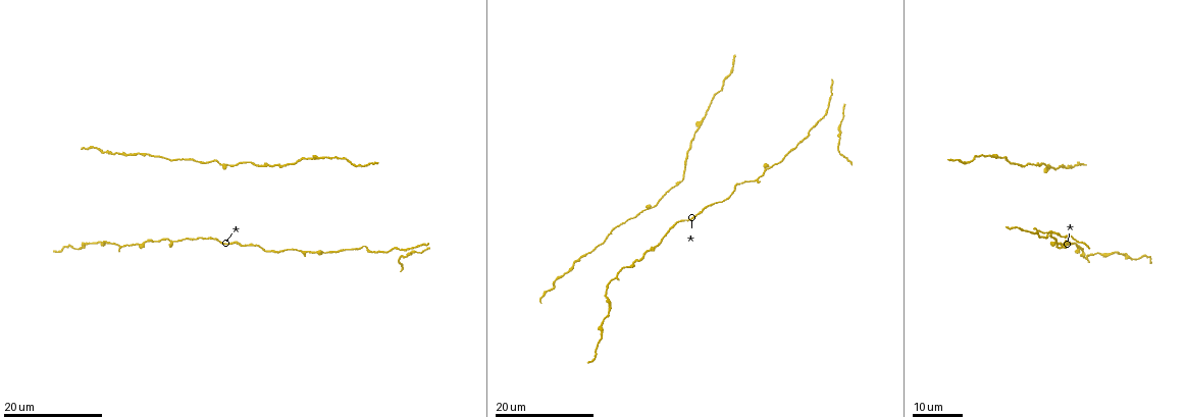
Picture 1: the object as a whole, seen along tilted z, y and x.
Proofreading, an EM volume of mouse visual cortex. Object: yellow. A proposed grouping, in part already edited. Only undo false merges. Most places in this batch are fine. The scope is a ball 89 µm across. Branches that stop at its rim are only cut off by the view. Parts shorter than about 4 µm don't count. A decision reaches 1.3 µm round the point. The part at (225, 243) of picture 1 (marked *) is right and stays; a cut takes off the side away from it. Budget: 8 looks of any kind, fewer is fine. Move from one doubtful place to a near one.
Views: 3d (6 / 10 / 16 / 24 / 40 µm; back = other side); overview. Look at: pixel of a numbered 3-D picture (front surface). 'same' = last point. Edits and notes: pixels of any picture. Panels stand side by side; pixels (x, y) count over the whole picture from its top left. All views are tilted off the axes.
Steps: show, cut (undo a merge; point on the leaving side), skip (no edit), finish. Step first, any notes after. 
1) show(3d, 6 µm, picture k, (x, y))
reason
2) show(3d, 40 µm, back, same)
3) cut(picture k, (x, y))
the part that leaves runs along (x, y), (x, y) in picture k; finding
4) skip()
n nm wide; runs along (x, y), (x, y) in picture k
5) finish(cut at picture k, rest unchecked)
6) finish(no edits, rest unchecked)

show(3d, 16 µm, picture 1, (605, 296))
sudden change in width

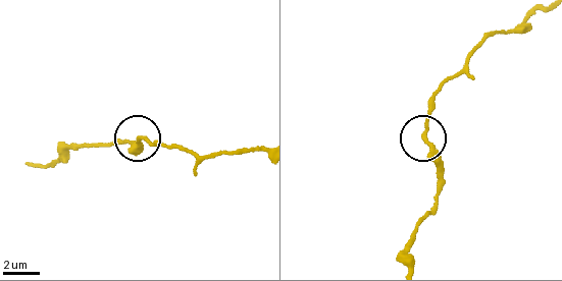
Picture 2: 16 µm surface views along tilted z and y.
show(3d, 6 µm, picture 2, (140, 142))

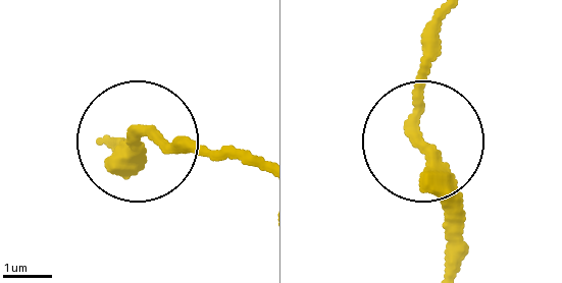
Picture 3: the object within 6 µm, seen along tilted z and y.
skip()
all the same neuron

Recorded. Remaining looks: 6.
show(3d, 16 µm, picture 1, (553, 281))
thick turns thin

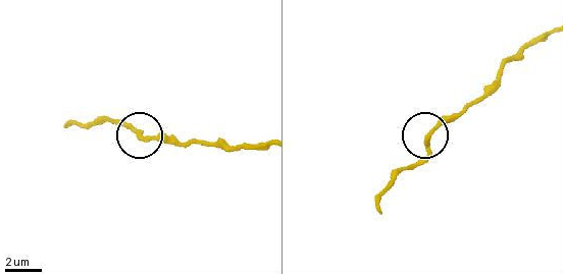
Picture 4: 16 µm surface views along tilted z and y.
show(3d, 10 µm, picture 4, (147, 139))

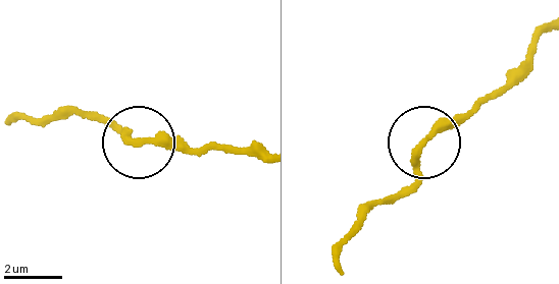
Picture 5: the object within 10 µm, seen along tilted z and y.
skip()
runs along (549, 26), (510, 81), (424, 145), (411, 181), (393, 202) in picture 5; one neuron here

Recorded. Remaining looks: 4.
show(3d, 16 µm, picture 1, (695, 129))
sudden change in width

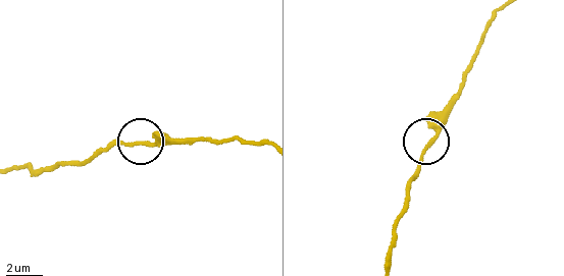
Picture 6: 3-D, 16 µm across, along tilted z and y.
show(3d, 6 µm, picture 6, (430, 142))
zoom in

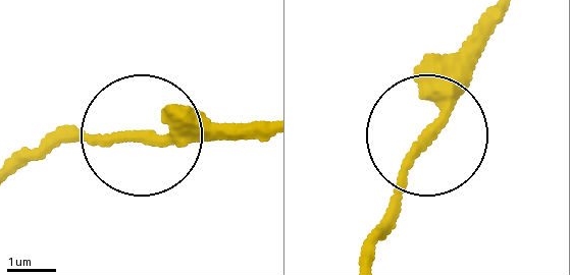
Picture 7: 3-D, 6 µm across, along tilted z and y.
skip()
runs along (368, 256), (428, 141), (446, 69), (497, 12) in picture 7; all the same neuron

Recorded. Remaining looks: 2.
show(3d, 16 µm, picture 1, (771, 165))
sudden change in width

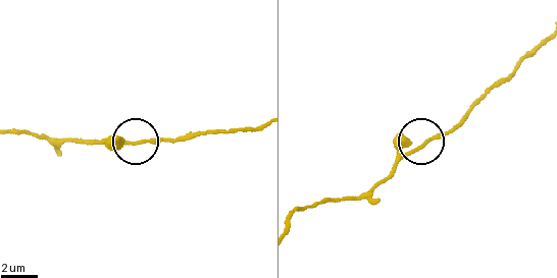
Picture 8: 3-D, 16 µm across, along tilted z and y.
show(3d, 6 µm, picture 8, (417, 148))

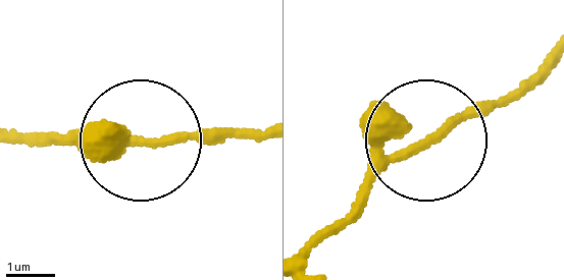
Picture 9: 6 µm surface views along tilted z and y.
skip()
runs along (16, 129), (155, 146), (257, 132) in picture 9; one neuron here

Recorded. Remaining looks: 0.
finish(no edits, rest unchecked)

